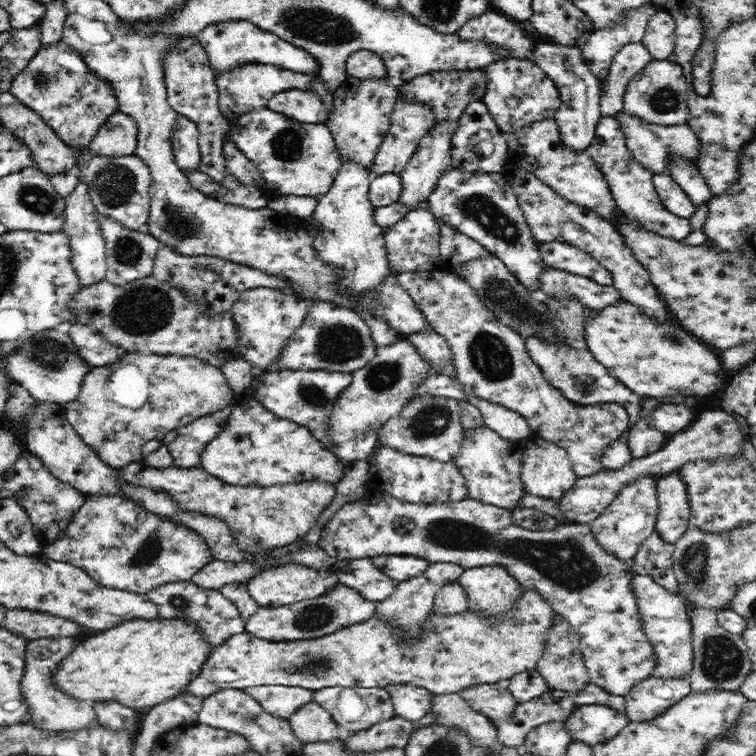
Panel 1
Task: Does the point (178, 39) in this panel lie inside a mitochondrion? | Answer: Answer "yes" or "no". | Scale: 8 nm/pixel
no

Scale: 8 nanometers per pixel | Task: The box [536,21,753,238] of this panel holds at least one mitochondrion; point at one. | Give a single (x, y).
(663, 101)

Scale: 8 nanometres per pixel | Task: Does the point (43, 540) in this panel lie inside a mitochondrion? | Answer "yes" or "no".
no

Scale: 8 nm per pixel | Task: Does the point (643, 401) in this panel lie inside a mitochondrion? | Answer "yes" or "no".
no

